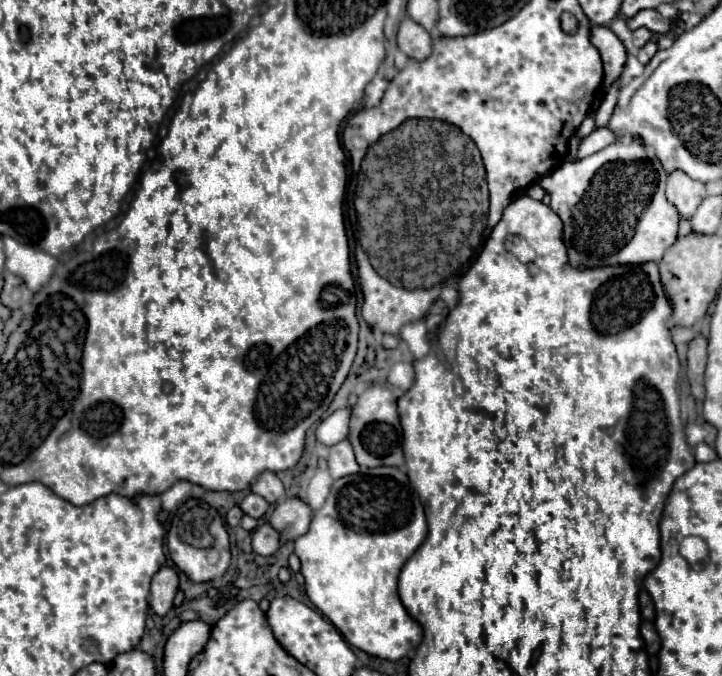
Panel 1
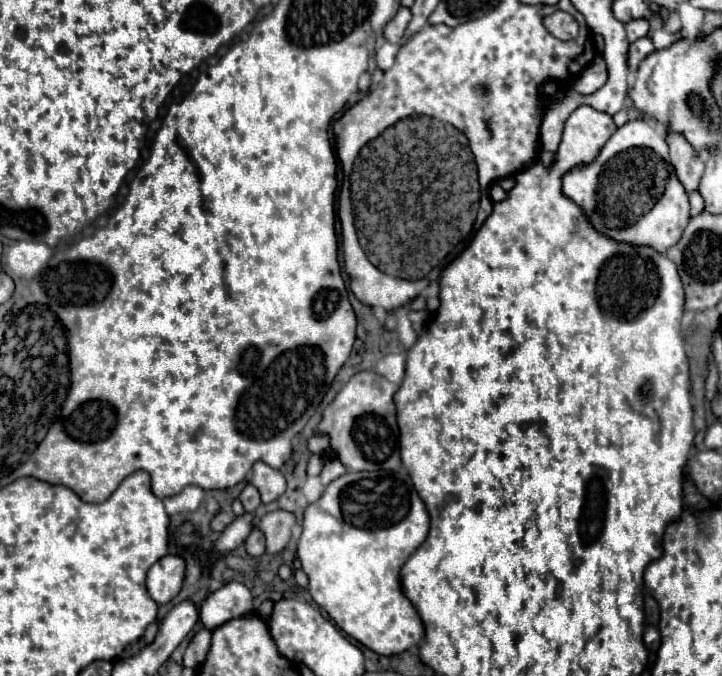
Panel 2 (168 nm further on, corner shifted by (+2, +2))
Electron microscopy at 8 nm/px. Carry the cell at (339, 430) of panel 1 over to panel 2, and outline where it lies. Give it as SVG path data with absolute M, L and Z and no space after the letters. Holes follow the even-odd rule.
M314 433L308 439L308 449L312 453L328 453L330 451L330 437L326 433Z

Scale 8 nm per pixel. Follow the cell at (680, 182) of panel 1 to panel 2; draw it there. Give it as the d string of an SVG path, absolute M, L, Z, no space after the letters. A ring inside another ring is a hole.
M668 133L666 141L670 147L670 163L676 171L678 181L684 185L686 193L696 191L704 173L704 161L694 153L694 149L686 143L682 135Z

